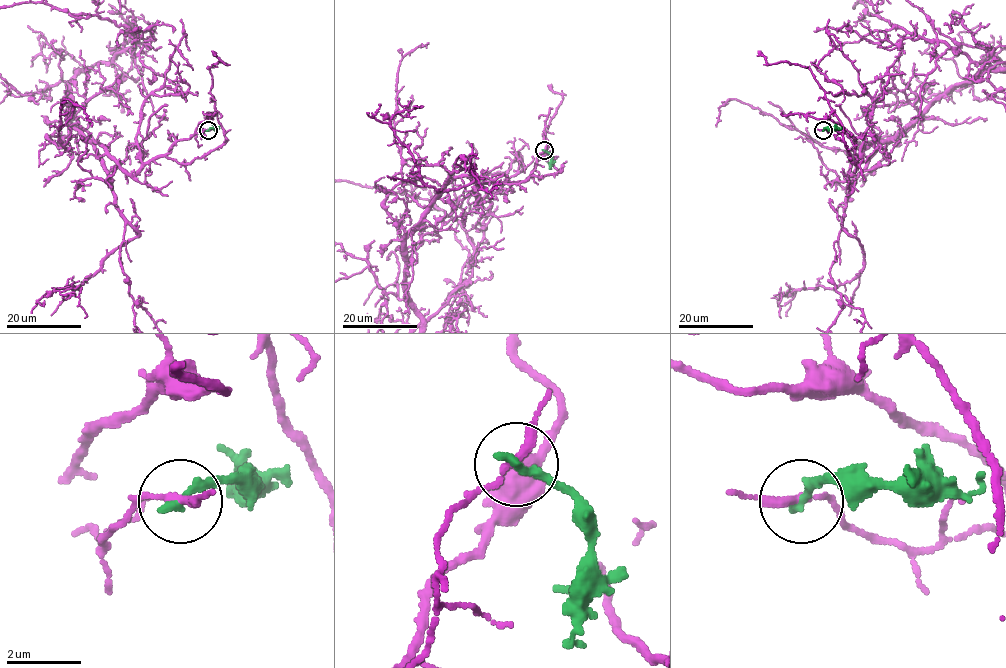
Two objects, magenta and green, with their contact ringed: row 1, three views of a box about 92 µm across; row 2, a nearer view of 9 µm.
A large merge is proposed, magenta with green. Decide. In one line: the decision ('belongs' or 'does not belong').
does not belong

